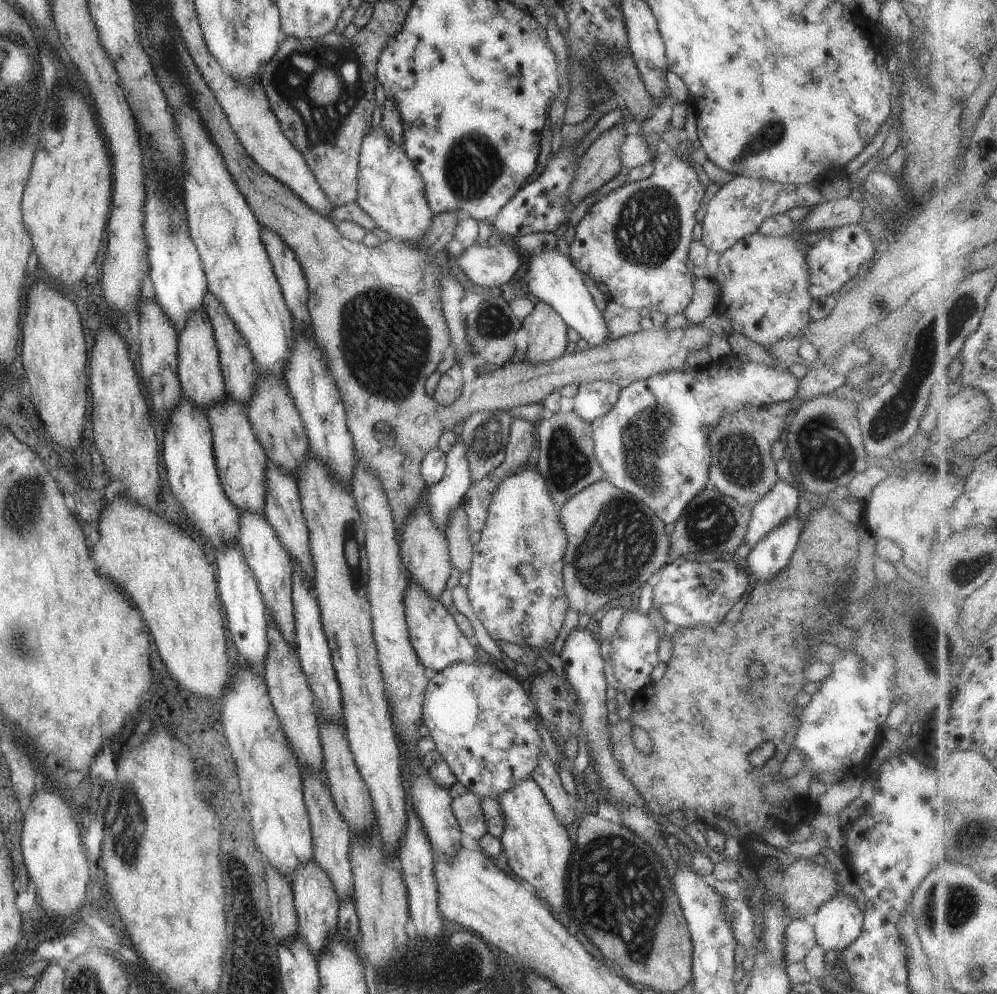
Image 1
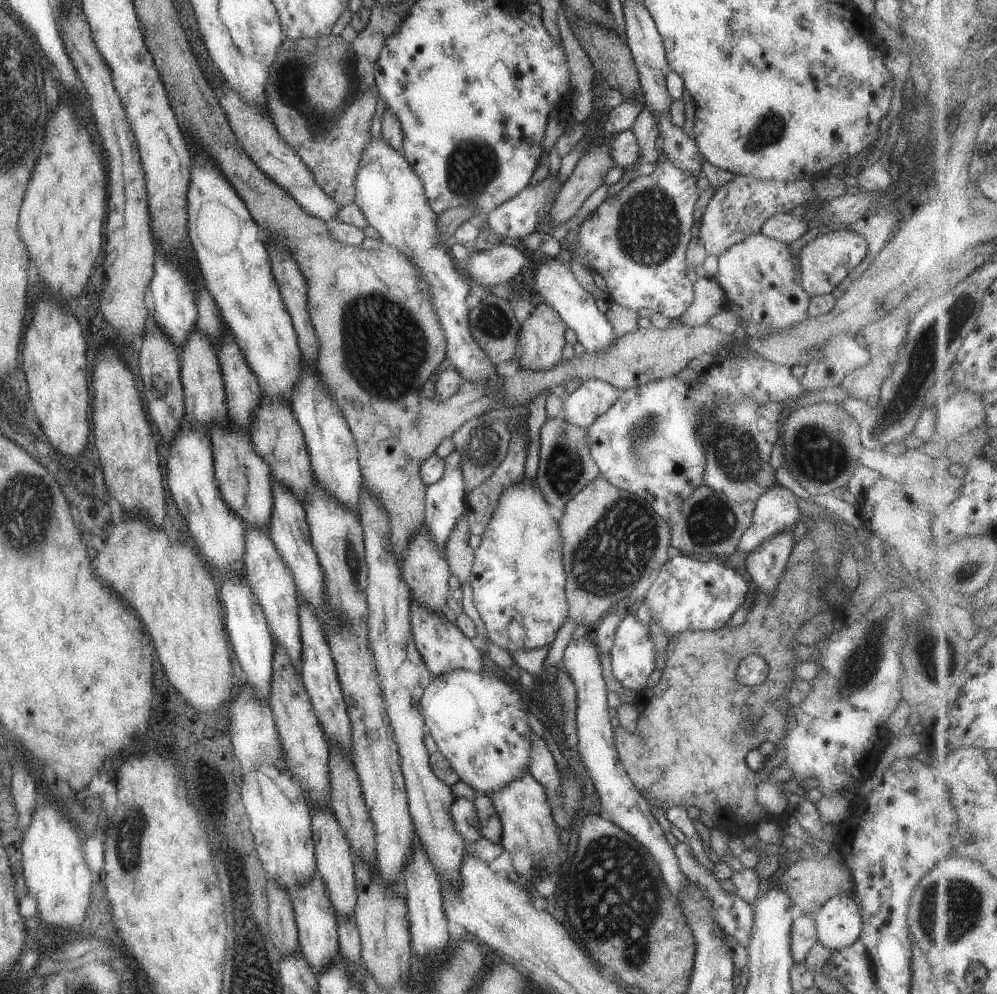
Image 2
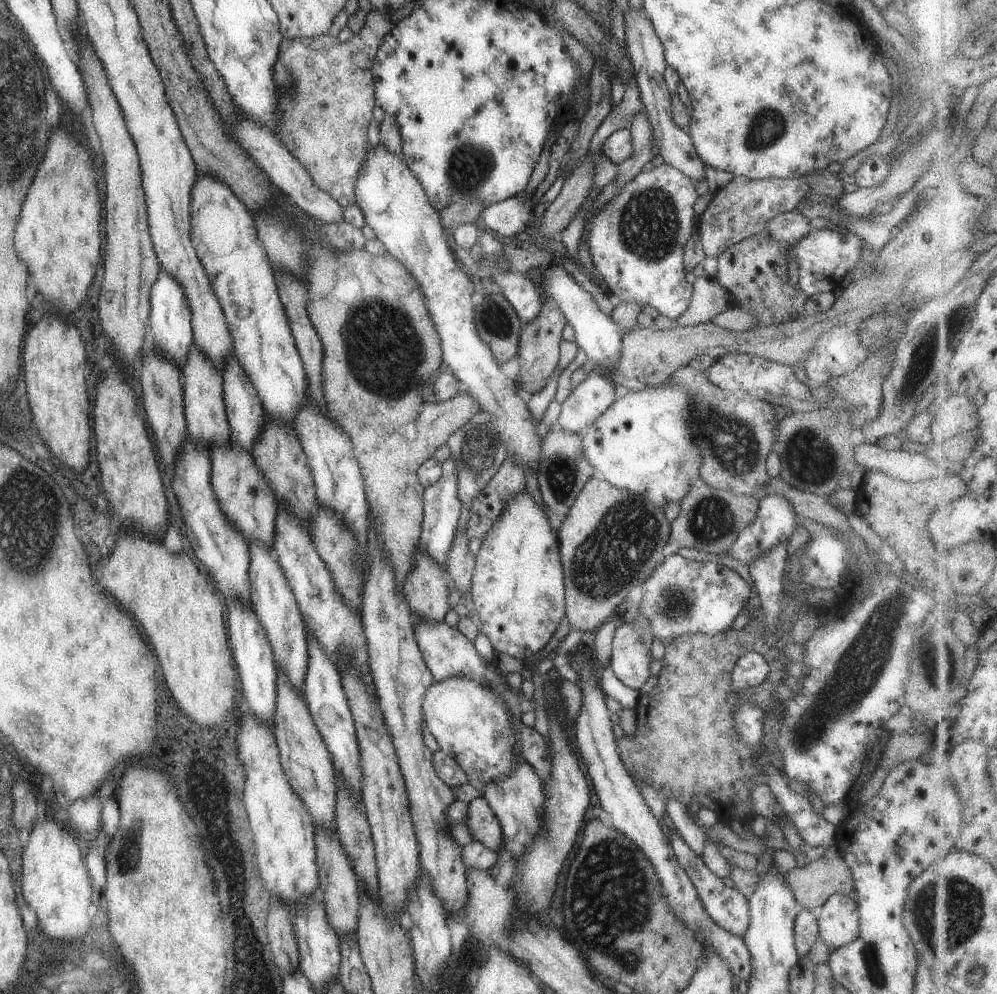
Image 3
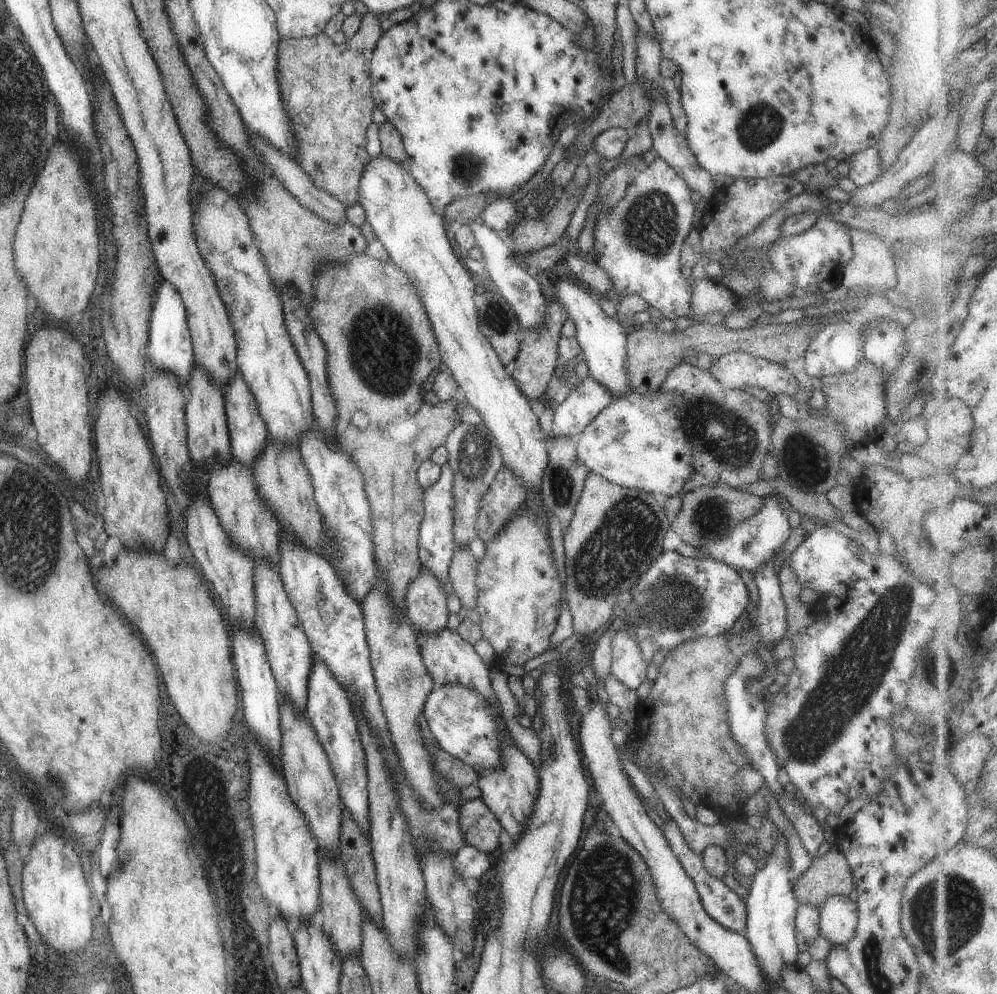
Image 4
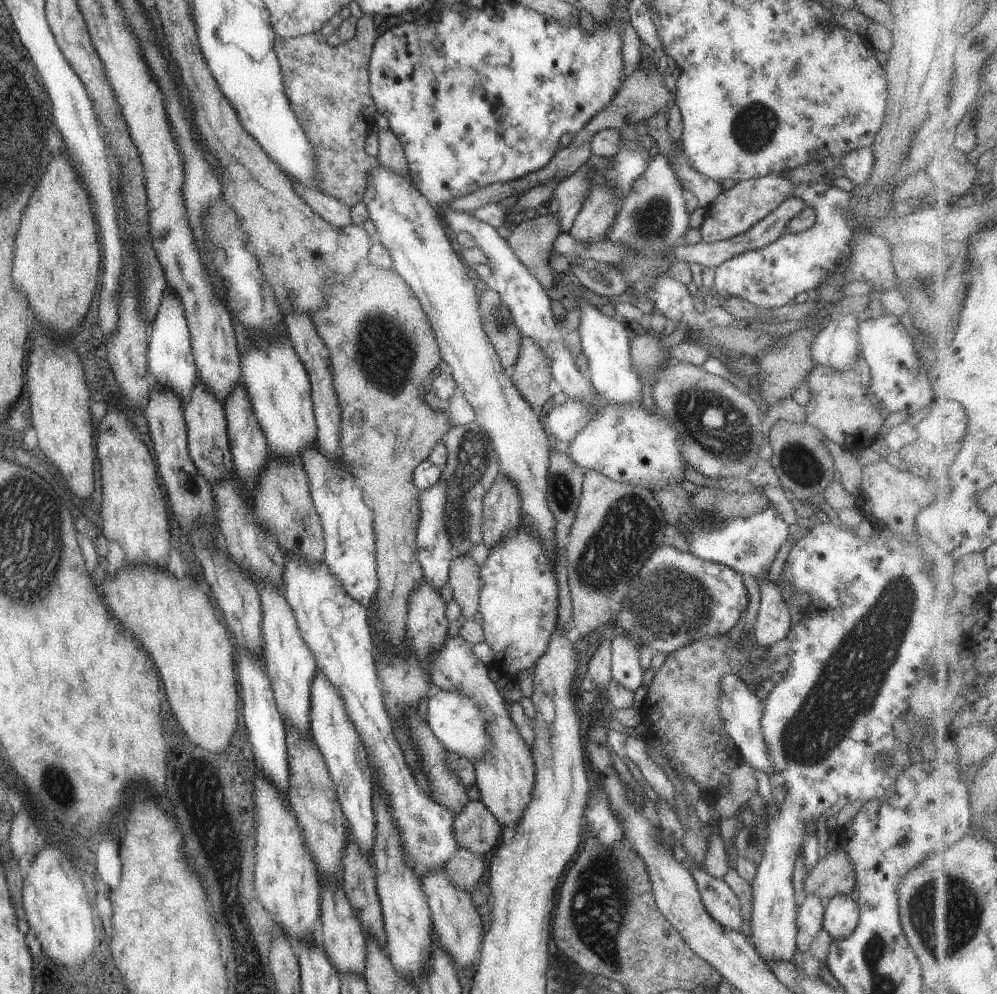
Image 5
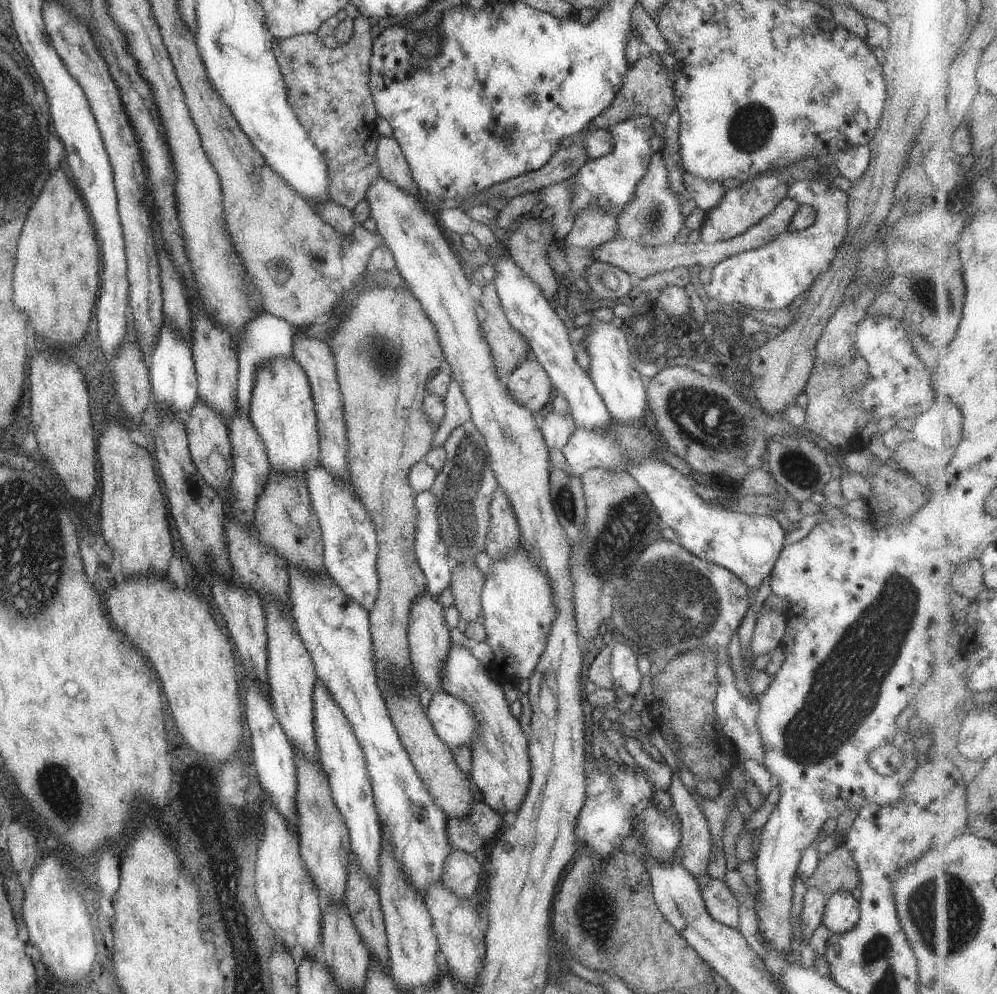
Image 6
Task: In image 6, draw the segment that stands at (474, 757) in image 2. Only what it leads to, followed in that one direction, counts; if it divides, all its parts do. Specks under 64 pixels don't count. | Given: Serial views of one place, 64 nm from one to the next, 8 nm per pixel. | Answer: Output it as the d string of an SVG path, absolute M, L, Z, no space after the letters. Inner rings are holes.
M446 691L432 696L426 714L438 738L450 746L472 746L476 736L476 718L468 704Z

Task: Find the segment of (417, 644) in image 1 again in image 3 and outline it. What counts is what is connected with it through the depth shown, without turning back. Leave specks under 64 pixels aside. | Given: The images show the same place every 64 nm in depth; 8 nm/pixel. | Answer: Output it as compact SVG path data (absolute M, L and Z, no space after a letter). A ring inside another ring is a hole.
M414 620L415 639L420 647L420 652L428 670L432 673L435 682L442 682L446 678L460 678L460 676L470 676L472 680L480 682L482 686L489 684L486 679L486 660L482 657L474 643L466 638L455 626L450 626L446 622L422 622Z

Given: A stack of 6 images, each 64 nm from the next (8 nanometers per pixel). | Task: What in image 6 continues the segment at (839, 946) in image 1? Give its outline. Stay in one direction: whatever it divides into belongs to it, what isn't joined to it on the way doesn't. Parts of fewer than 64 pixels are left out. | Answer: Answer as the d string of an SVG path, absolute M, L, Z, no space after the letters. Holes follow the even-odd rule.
M837 890L825 904L823 923L833 934L846 934L856 926L859 919L857 893Z

